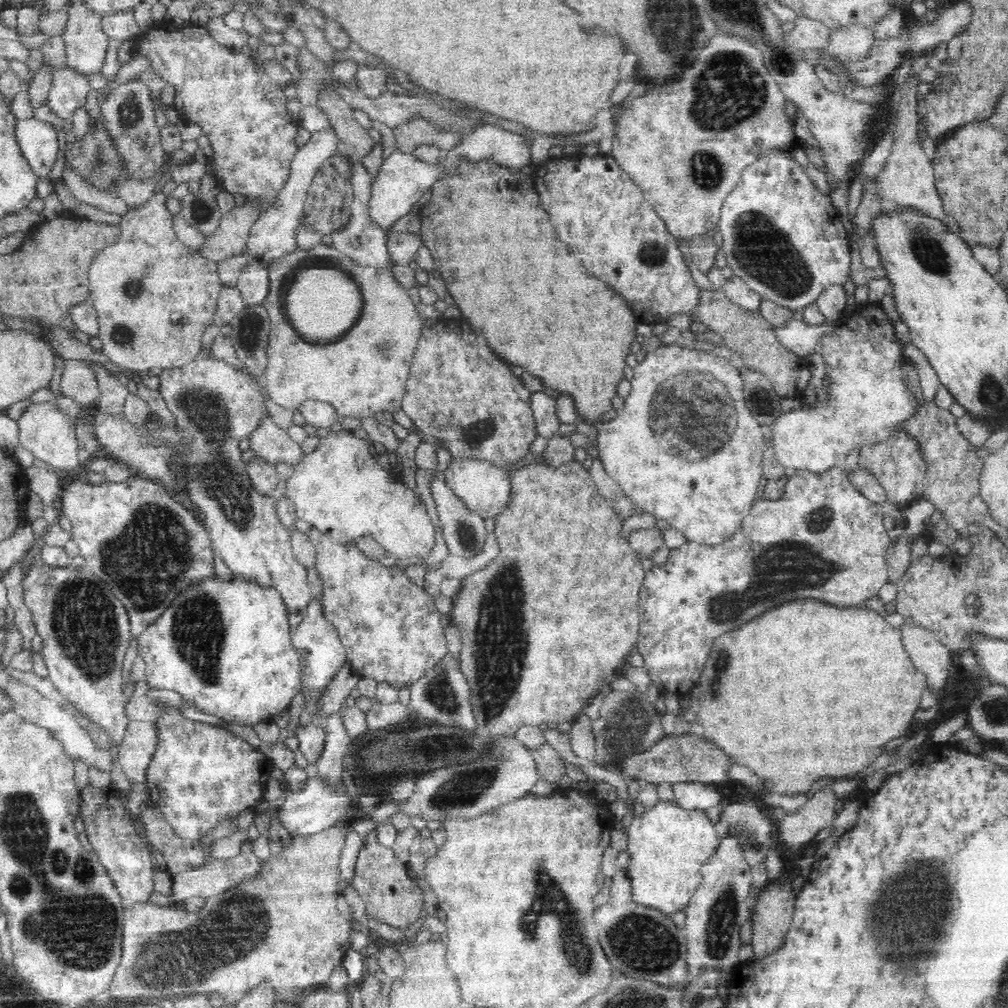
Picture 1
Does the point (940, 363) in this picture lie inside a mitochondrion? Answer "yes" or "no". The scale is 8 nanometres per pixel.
no

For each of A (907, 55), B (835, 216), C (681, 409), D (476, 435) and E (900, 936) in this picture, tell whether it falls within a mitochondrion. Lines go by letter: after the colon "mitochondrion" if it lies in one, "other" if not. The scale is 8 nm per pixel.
A: other
B: other
C: mitochondrion
D: mitochondrion
E: mitochondrion

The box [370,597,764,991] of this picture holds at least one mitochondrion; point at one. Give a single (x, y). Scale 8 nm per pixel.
(649, 946)

